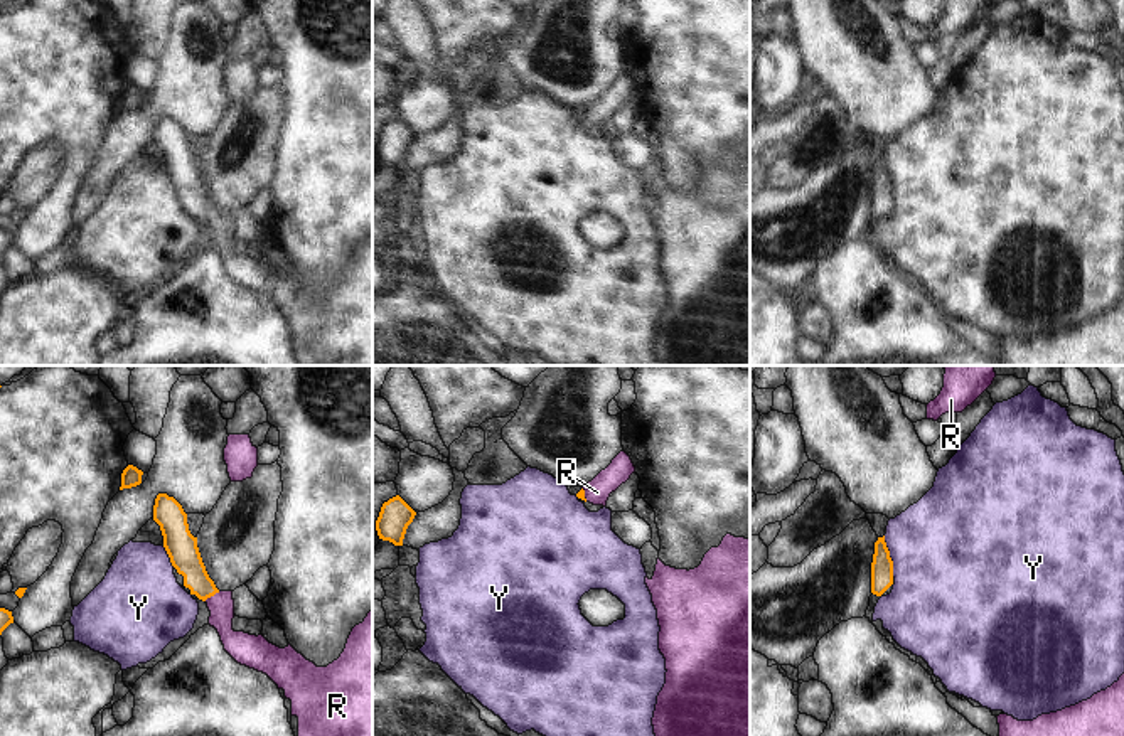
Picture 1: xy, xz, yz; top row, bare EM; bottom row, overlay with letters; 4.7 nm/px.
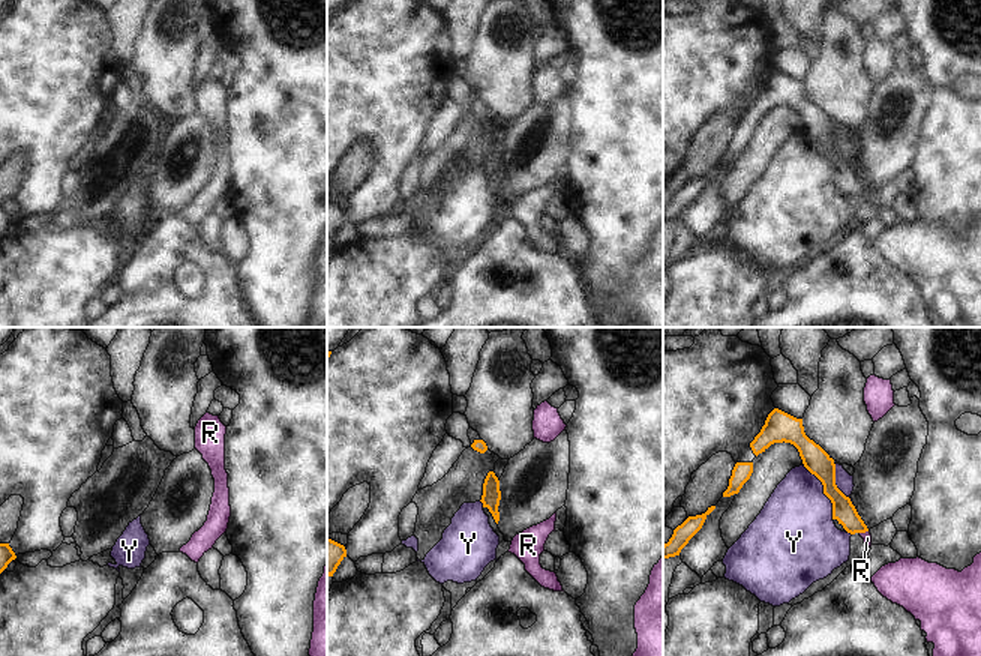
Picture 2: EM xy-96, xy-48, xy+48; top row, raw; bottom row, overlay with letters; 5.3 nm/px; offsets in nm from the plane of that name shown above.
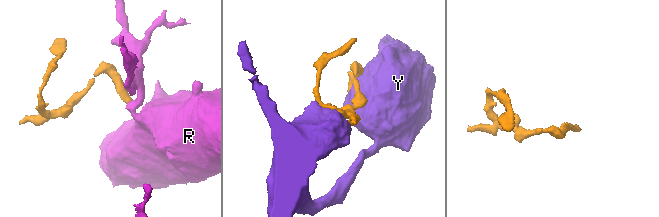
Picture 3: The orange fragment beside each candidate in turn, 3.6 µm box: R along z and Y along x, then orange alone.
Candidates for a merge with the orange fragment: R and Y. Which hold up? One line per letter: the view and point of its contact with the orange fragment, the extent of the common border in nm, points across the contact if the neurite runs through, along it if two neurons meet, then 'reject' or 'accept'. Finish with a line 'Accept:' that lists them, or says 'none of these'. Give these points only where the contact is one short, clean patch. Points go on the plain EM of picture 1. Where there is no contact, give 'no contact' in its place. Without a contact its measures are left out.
R: xy (211, 218) | 90 nm | across xy (184, 177), (198, 204), (211, 218), (221, 228) | accept
Y: yz (888, 179) | 200 nm | reject
Accept: R

